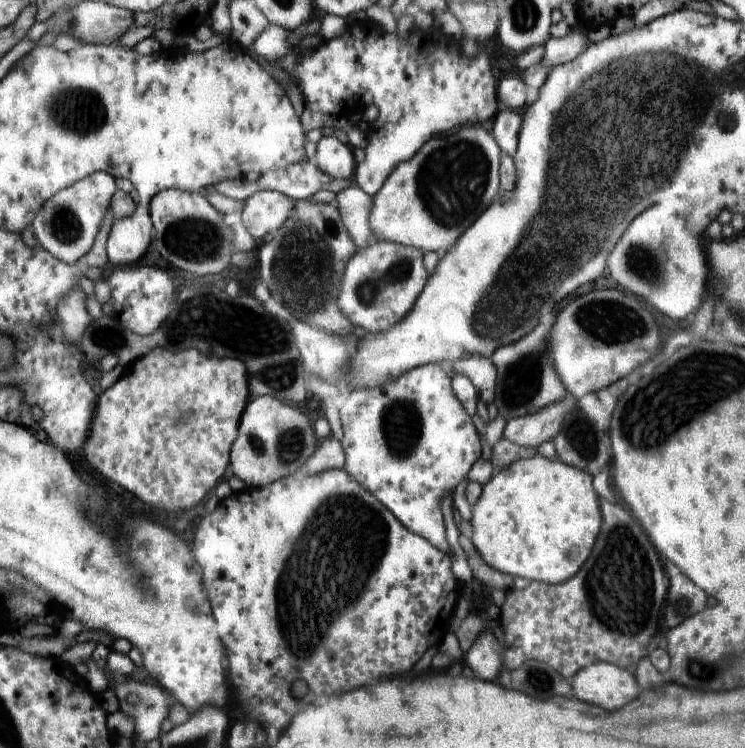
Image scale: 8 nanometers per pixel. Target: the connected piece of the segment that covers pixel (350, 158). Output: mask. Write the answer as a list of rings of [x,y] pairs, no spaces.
[[[323,136],[317,142],[315,158],[316,167],[332,179],[352,179],[357,164],[353,149],[334,136]]]

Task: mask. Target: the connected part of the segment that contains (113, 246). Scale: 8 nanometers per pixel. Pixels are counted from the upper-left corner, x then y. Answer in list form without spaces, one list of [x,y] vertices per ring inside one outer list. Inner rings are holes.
[[[141,203],[130,216],[115,221],[107,238],[110,267],[136,264],[150,244],[152,228],[149,209]]]

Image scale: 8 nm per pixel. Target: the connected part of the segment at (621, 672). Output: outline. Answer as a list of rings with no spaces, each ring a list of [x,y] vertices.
[[[605,662],[592,663],[573,676],[572,690],[578,700],[614,712],[640,694],[634,678],[627,669],[619,666]]]

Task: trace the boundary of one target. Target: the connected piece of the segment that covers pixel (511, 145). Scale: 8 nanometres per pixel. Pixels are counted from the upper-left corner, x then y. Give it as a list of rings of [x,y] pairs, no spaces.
[[[502,108],[493,119],[492,136],[502,153],[506,153],[513,160],[517,151],[518,133],[522,124],[522,117],[510,109]]]

